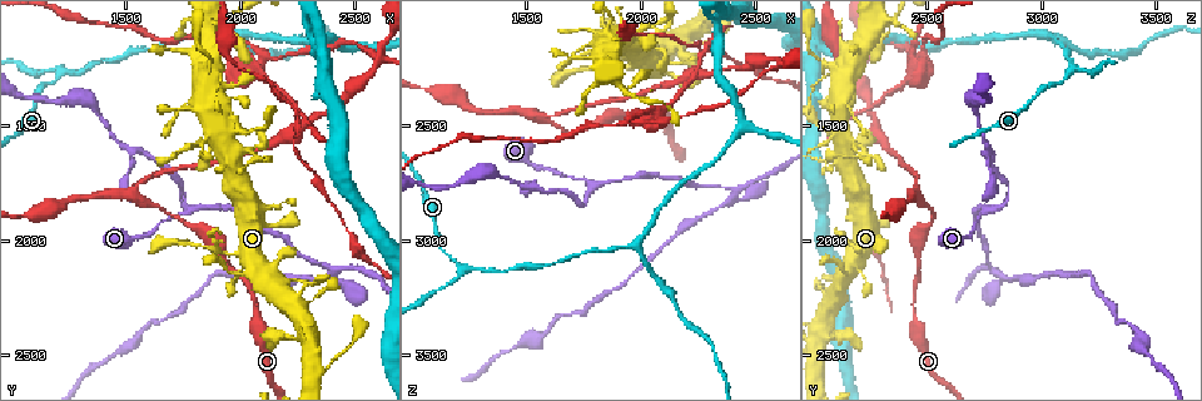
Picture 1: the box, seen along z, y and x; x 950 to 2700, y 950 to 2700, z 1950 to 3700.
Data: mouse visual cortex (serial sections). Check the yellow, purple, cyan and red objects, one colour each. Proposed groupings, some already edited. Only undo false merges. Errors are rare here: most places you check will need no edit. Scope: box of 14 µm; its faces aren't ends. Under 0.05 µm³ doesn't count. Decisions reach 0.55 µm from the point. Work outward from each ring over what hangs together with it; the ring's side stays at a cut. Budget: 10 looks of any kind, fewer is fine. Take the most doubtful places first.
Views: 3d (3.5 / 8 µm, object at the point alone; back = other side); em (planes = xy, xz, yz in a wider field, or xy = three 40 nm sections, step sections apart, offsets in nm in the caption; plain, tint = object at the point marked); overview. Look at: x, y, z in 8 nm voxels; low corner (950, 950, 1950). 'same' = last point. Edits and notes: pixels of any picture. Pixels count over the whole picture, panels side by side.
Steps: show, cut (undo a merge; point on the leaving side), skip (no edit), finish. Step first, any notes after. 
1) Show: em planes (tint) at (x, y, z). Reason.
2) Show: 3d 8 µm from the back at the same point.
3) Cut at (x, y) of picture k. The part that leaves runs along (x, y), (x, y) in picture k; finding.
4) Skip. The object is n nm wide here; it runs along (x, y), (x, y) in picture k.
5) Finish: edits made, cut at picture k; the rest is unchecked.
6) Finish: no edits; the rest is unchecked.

Show: 3d 8 µm at (1520, 1800, 2450). Three-way junction.

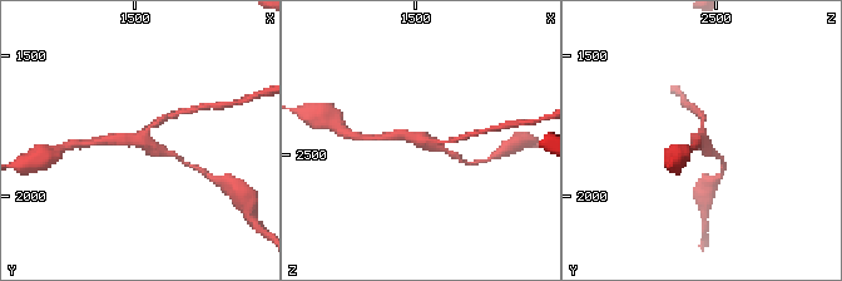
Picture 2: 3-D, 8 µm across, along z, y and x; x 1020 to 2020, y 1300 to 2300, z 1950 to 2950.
Show: em xy step 1 (tint) at (1540, 1790, 2450). 3 arms meet here; the arms are 150, 200, 250 nm wide.

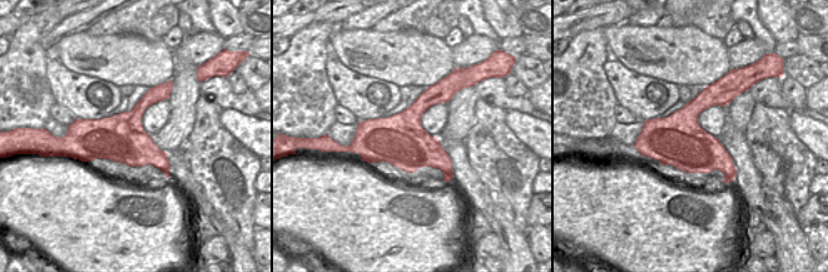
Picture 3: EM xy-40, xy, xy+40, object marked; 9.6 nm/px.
Skip. It runs along (714, 154), (702, 139), (703, 116) in picture 2; one cell here.

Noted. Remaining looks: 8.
Show: 3d 8 µm at (2600, 1190, 2220). Sharp bend.

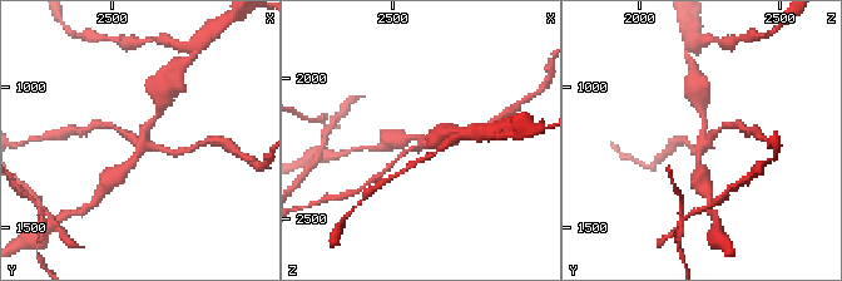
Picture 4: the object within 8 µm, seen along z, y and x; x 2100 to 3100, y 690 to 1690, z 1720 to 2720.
Show: em xy step 1 (tint) at (2610, 1200, 2230). Shape alone is not enough.

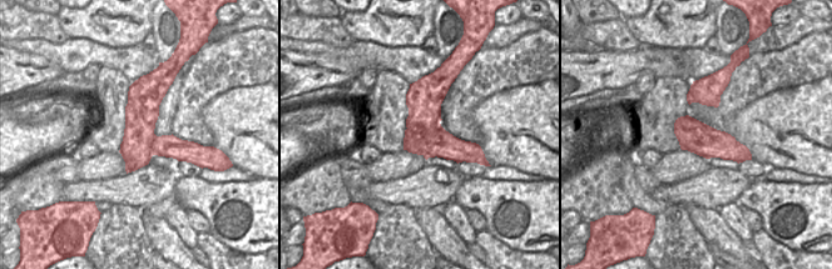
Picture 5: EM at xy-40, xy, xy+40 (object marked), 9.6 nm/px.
Cut at (167, 149) of picture 4. The arms are 150, 150, 150, 250 nm wide; the part that leaves runs along (135, 144), (124, 132), (102, 124) in picture 4; two cells meet here.

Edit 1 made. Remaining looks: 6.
Show: 3d 3.5 µm at (1220, 1260, 3120). Abrupt turn.

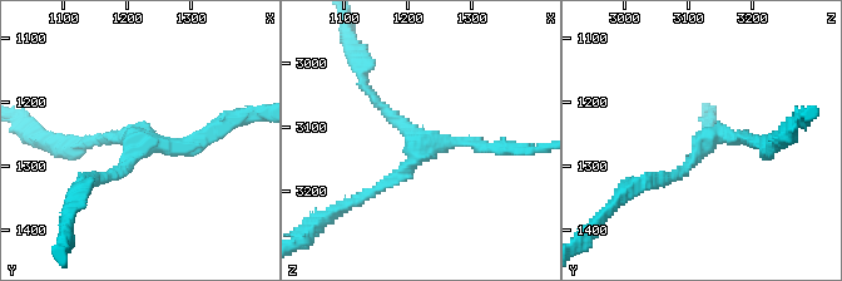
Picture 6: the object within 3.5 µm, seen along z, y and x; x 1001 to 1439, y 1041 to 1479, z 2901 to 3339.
Show: em xy step 5 (tint) at (1230, 1265, 3125). 3 arms meet here; the arms are 150, 150, 150 nm wide; need the tissue.

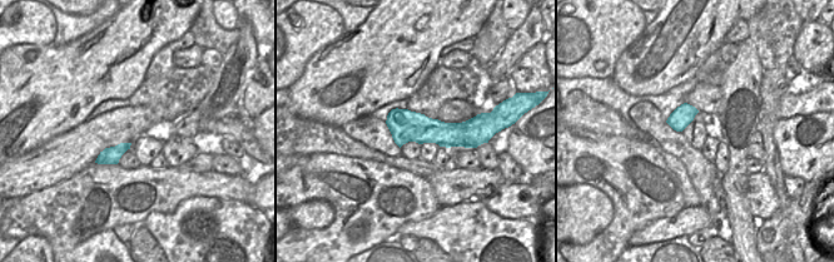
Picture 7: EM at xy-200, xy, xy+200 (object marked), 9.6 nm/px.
Skip. It runs along (88, 182), (223, 124) in picture 6; continuous, no second cell.

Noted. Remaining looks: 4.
Show: 3d 3.5 µm from the back at (1980, 1110, 3020). Branch point.

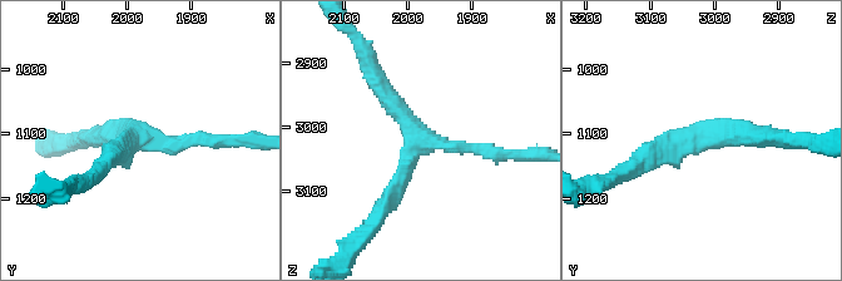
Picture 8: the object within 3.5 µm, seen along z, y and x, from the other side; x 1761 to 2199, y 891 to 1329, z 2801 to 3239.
Show: em planes (tint) at (1975, 1110, 3025). Now the EM.

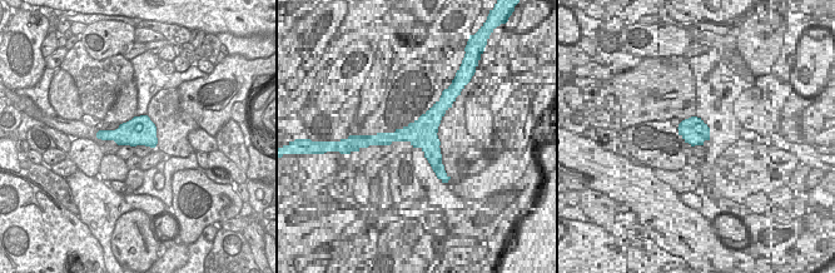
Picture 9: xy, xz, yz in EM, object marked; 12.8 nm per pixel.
Skip. The object is 380 nm wide here; it runs along (506, 154), (425, 142), (375, 78) in picture 8; one cell here.

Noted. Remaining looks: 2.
Finish: edits made, cut at picture 4; the rest is unchecked.

